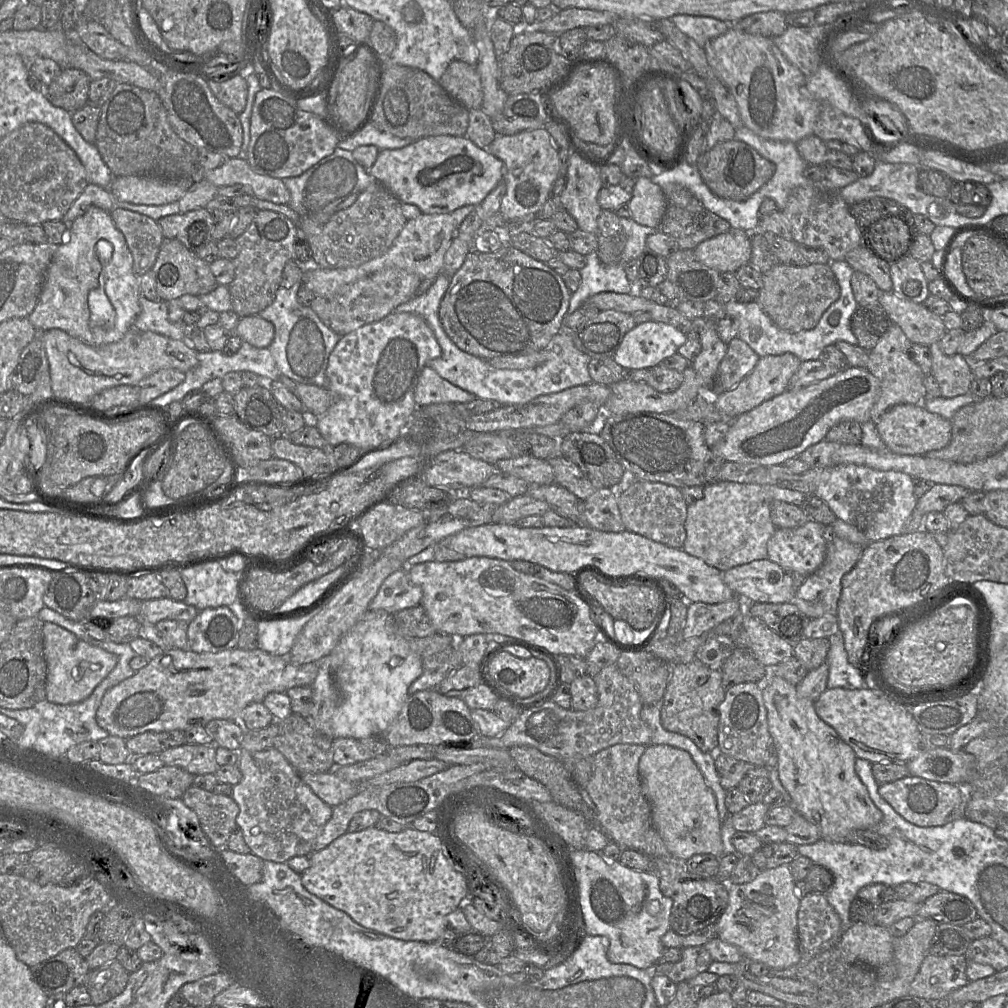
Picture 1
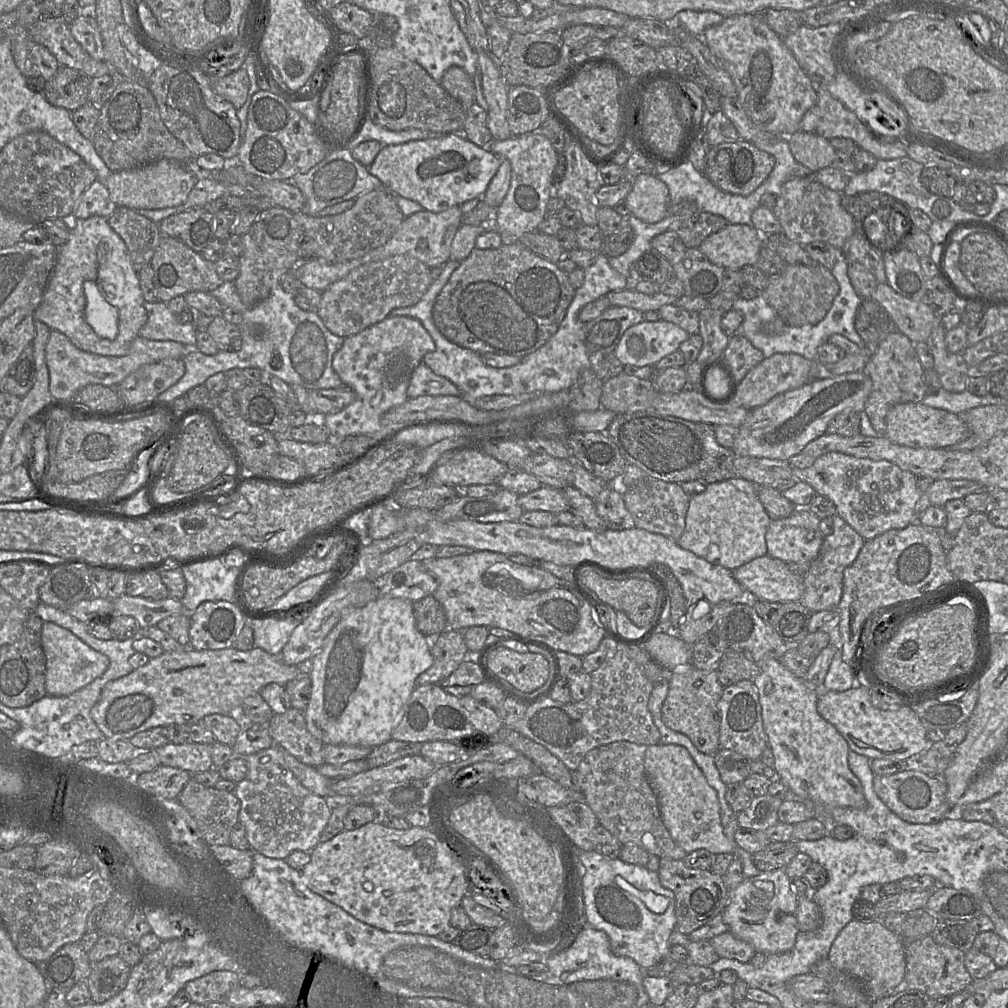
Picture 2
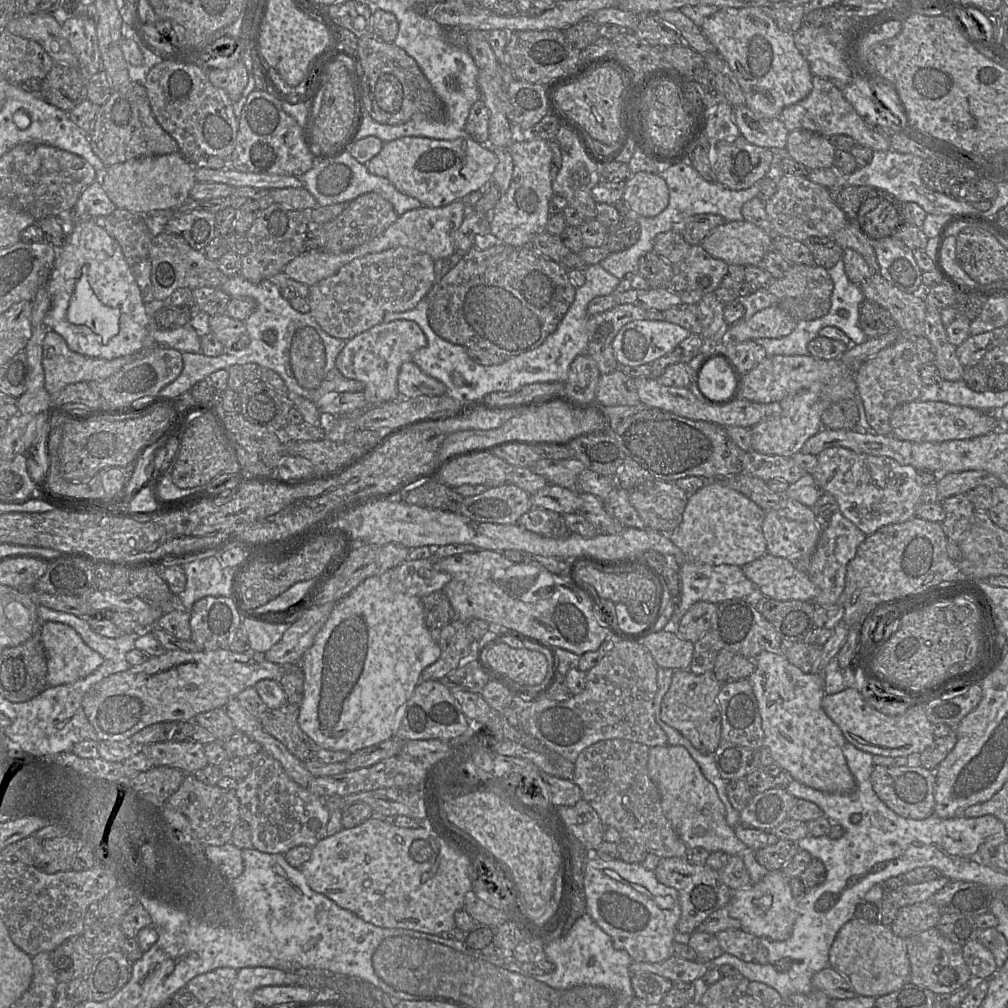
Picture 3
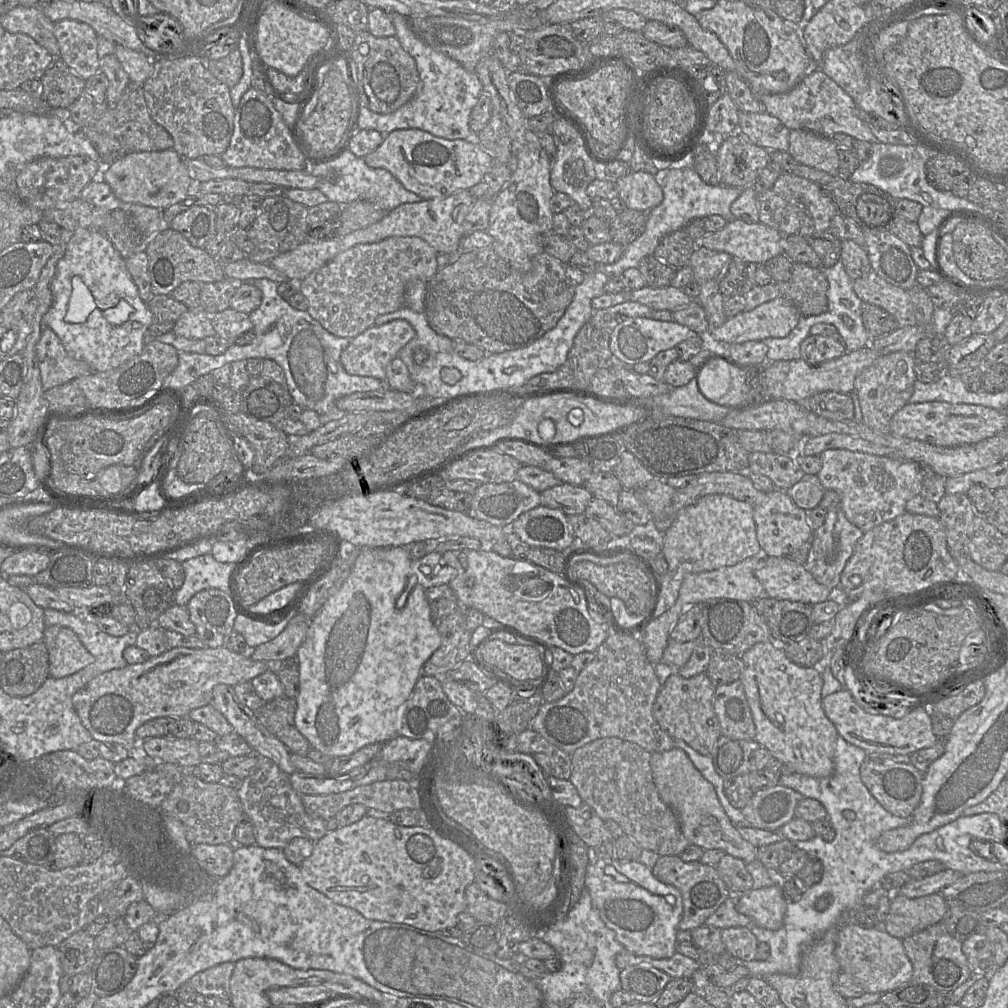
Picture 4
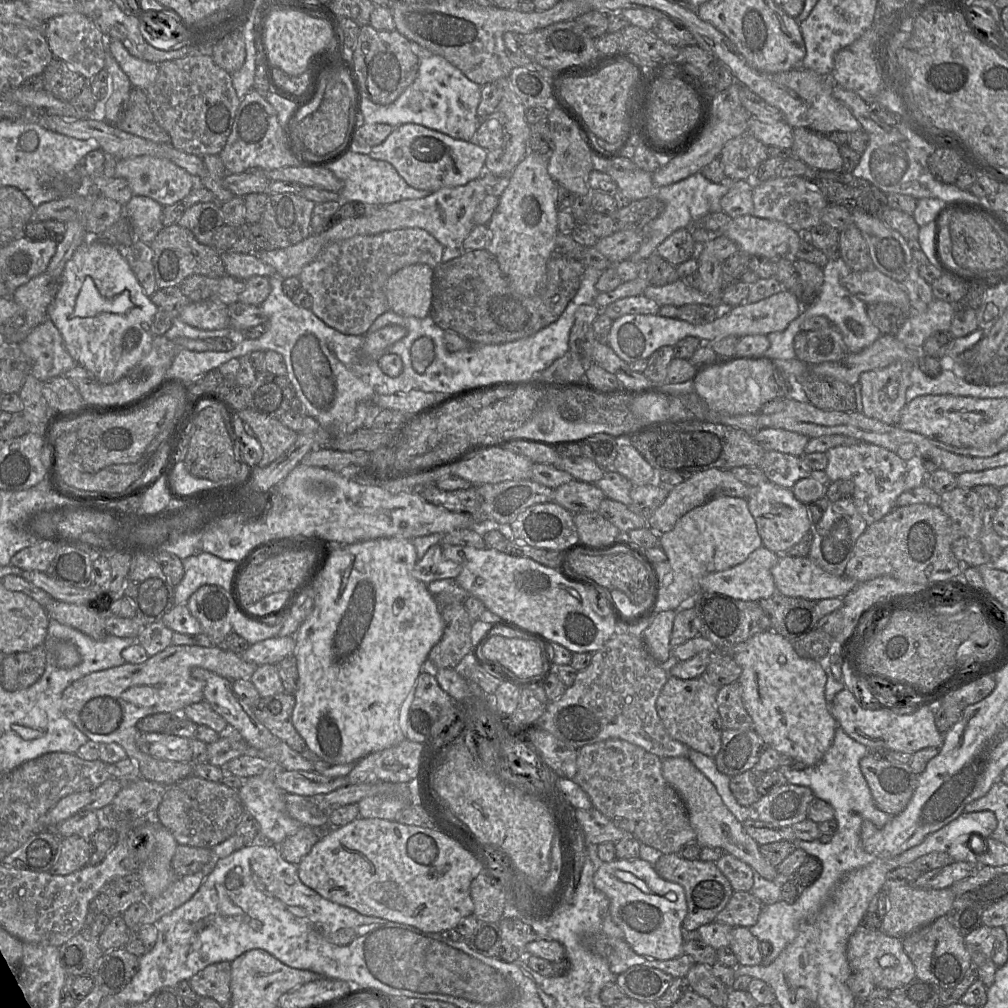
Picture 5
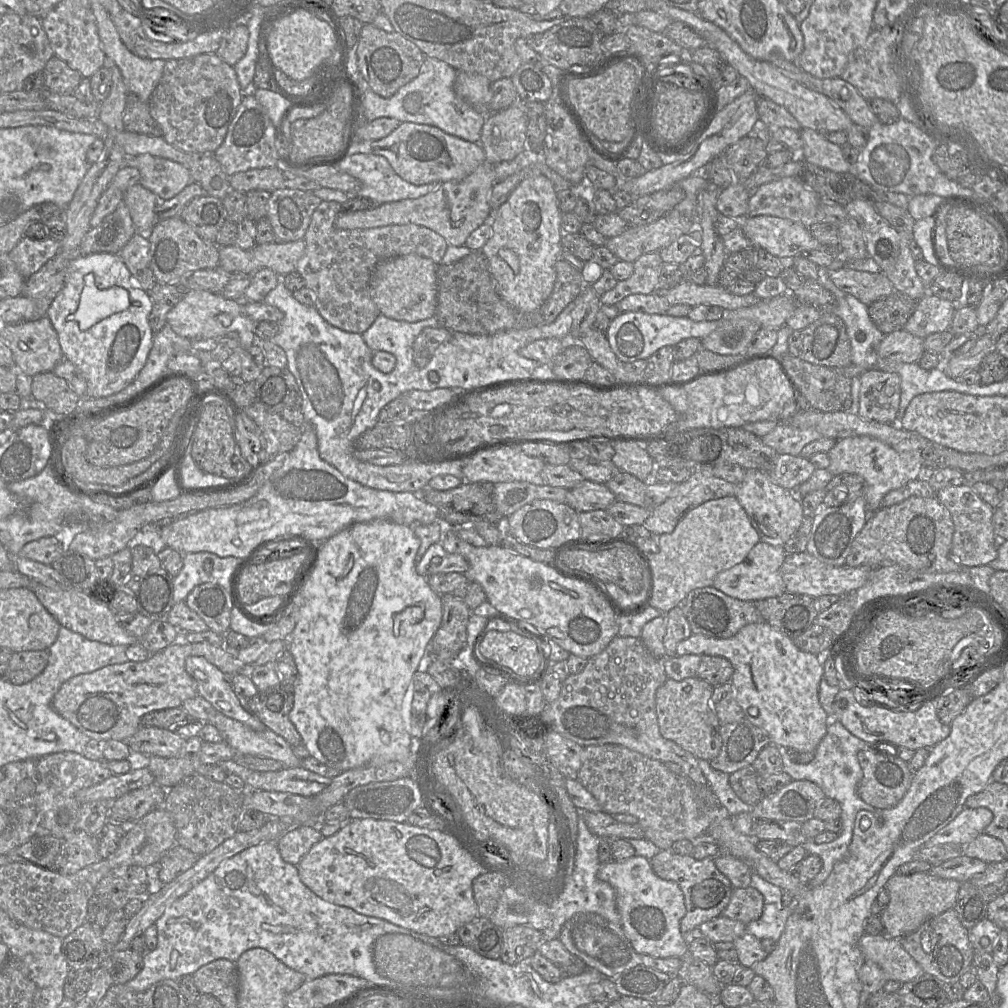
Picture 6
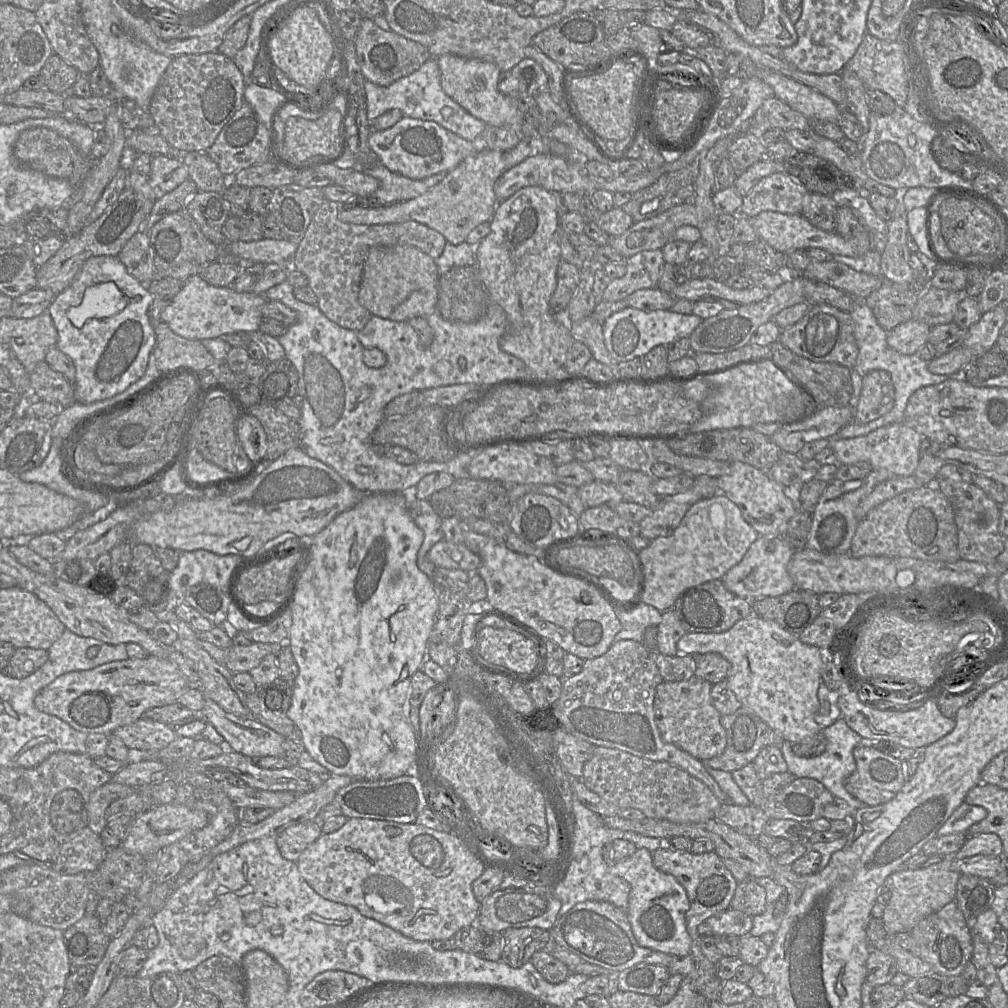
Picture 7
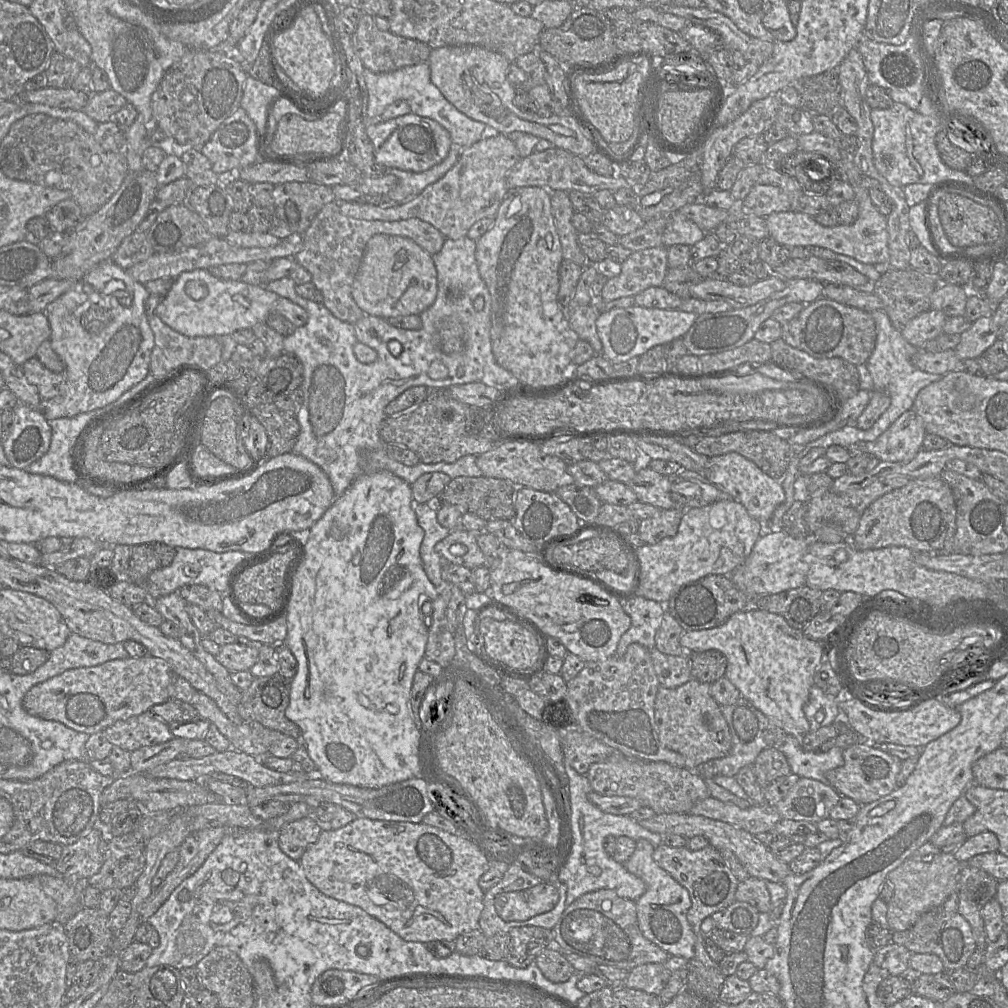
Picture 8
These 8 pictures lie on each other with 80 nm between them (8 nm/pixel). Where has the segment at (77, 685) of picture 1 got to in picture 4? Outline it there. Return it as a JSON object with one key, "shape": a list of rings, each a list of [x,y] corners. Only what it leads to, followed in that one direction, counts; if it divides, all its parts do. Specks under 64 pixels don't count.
{"shape":[[[47,626],[43,641],[48,651],[51,677],[63,678],[72,675],[95,660],[76,633],[67,627]]]}

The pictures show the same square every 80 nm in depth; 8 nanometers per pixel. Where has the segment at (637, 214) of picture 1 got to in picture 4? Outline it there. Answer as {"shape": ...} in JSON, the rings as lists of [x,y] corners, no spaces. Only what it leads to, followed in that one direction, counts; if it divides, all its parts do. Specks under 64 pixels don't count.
{"shape":[[[631,171],[618,178],[619,197],[628,209],[649,212],[663,201],[663,190],[655,175],[645,171]]]}

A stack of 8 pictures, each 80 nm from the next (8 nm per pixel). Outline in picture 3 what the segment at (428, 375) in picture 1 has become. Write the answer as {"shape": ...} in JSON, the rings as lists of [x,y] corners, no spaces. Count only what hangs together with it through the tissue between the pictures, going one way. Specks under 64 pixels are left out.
{"shape":[[[406,362],[401,366],[397,384],[402,398],[441,396],[447,391],[442,382],[426,375],[413,362]]]}

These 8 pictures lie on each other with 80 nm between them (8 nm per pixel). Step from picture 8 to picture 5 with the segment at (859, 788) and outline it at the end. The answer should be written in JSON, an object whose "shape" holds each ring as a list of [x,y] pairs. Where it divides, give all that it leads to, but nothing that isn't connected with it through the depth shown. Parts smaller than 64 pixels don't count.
{"shape":[[[866,755],[860,760],[860,768],[881,811],[896,816],[906,808],[919,776],[909,764]]]}

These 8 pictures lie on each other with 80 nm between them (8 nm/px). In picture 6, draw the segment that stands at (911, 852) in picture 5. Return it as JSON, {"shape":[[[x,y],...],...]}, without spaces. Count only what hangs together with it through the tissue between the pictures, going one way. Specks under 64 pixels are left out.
{"shape":[[[965,807],[950,823],[937,832],[924,847],[948,843],[968,845],[978,835],[984,833],[992,819],[993,813],[985,807]]]}

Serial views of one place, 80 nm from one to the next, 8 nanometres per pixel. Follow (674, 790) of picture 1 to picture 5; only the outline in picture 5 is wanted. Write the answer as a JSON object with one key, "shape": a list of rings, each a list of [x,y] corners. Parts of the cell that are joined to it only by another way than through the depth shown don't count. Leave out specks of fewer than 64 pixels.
{"shape":[[[668,757],[661,759],[662,775],[677,792],[688,813],[688,819],[696,834],[696,842],[703,847],[721,848],[749,865],[763,878],[781,882],[776,867],[772,866],[761,854],[758,843],[744,830],[735,816],[724,805],[715,786],[702,774],[687,757]]]}

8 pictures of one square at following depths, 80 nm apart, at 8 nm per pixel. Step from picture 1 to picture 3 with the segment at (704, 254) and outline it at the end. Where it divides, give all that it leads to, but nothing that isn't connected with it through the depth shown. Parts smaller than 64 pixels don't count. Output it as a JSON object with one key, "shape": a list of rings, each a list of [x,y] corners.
{"shape":[[[729,221],[710,231],[700,245],[710,256],[728,265],[760,266],[763,257],[773,249],[773,227],[772,232],[766,232],[747,221]]]}

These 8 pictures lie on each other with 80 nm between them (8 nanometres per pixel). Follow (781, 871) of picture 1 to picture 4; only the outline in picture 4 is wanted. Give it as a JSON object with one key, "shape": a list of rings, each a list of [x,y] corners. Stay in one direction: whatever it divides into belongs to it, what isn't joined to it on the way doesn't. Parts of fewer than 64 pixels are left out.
{"shape":[[[781,884],[761,889],[751,889],[737,896],[736,909],[747,916],[752,925],[768,930],[778,930],[783,926],[787,902]]]}

